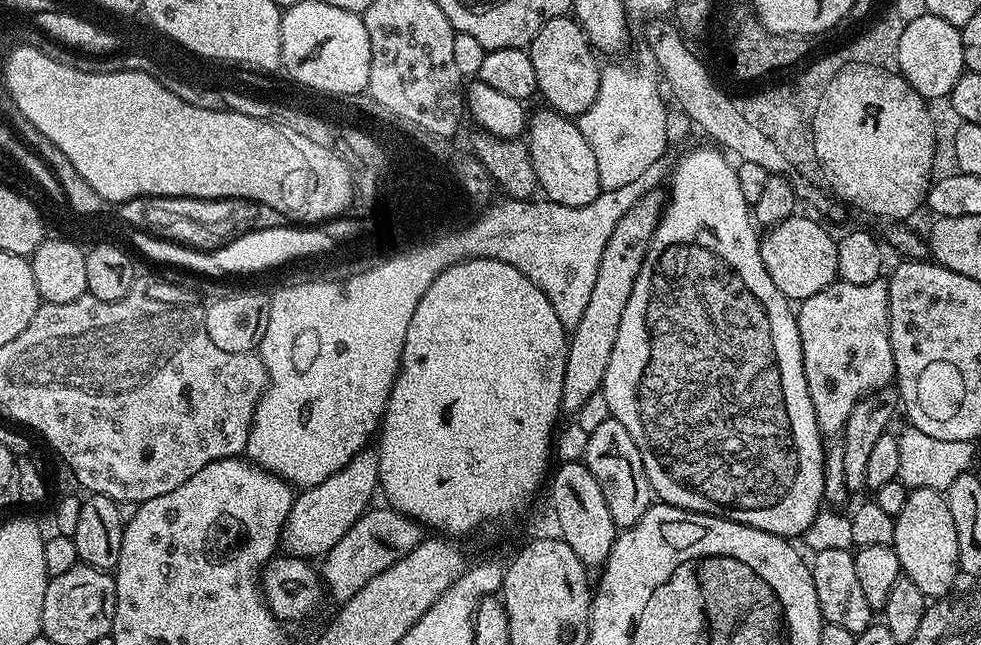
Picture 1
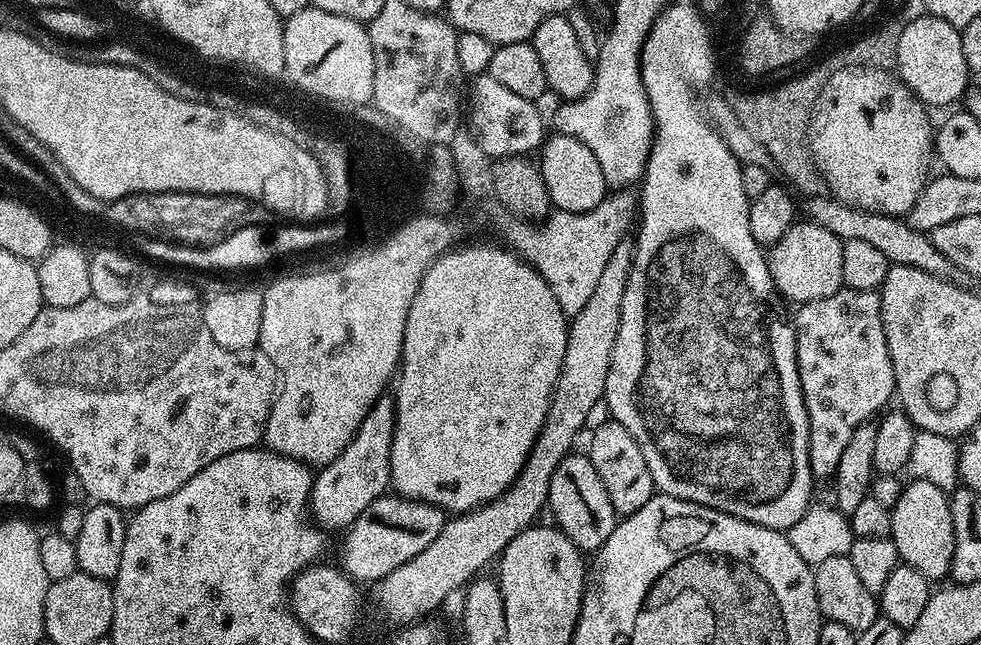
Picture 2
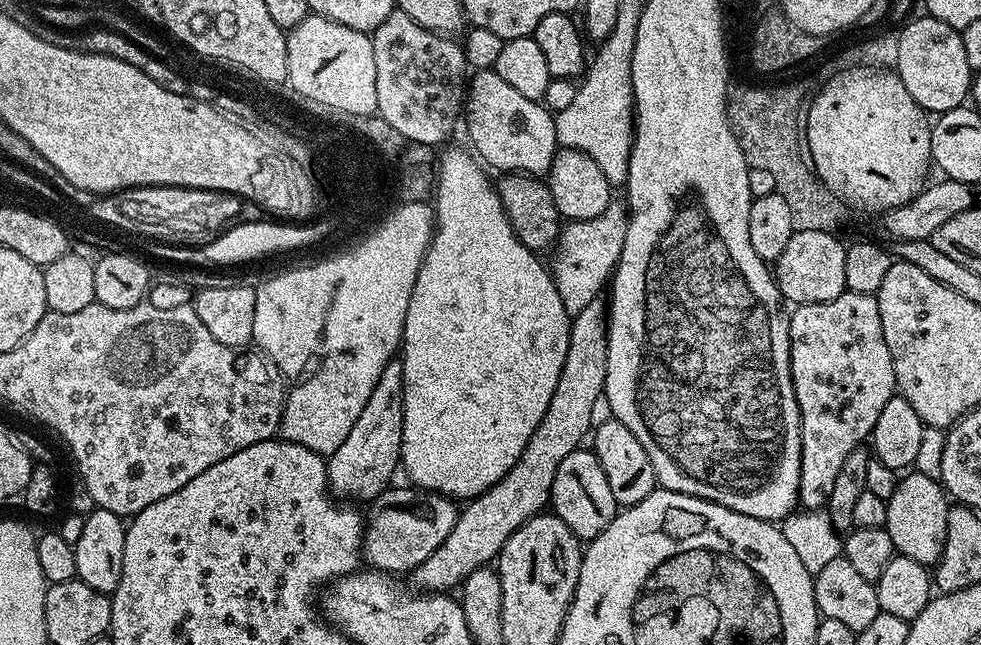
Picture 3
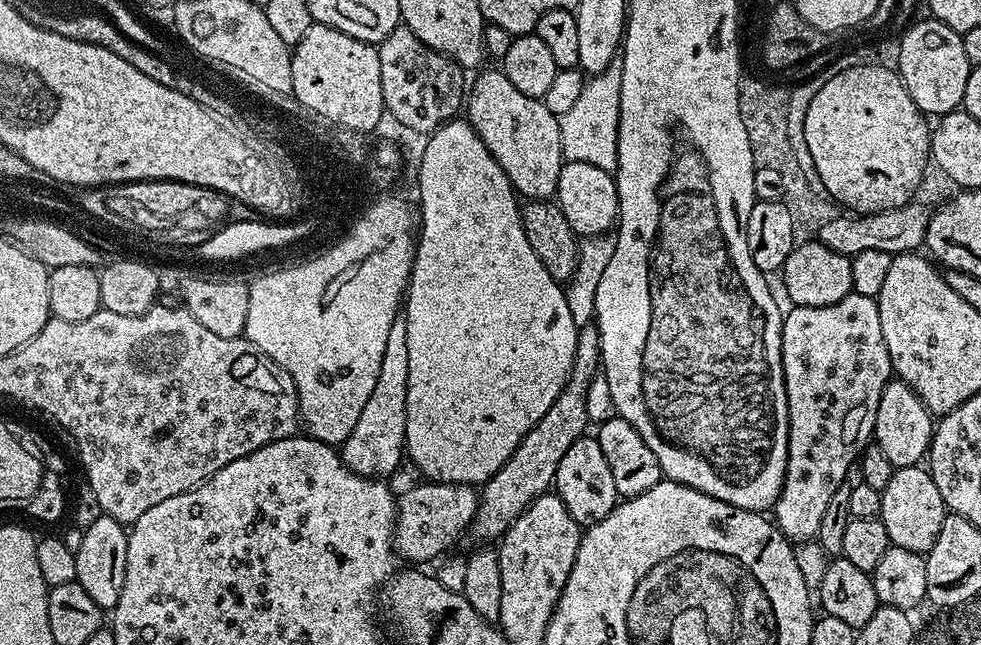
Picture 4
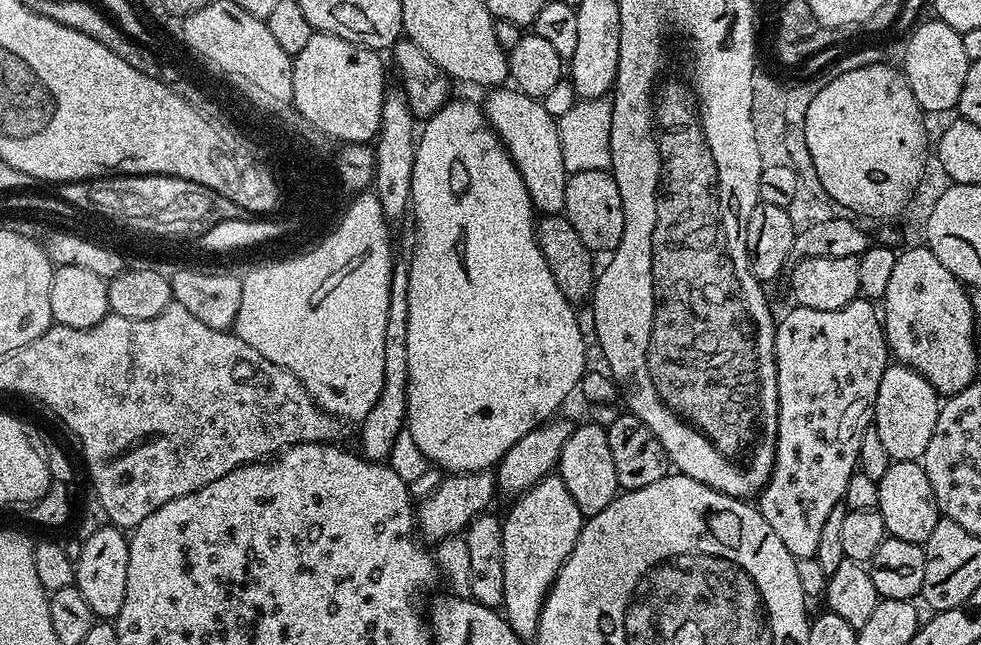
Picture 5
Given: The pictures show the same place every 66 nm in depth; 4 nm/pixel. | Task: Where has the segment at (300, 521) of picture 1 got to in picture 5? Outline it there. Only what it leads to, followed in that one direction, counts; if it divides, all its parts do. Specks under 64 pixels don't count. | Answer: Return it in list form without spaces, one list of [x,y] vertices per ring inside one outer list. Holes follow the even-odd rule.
[[[393,263],[390,278],[390,306],[386,310],[386,358],[384,359],[384,381],[382,394],[378,394],[378,402],[366,414],[359,425],[360,448],[365,460],[384,462],[389,459],[391,446],[395,436],[406,428],[408,418],[408,359],[406,358],[406,322],[410,318],[408,291],[410,290],[410,274],[408,264]]]

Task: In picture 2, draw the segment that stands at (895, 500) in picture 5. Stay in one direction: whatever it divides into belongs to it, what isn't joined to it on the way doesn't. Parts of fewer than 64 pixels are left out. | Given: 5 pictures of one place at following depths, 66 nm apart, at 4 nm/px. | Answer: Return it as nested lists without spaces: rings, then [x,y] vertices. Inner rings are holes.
[[[915,478],[904,485],[898,502],[890,511],[892,514],[891,539],[898,546],[901,561],[909,564],[918,574],[922,574],[929,582],[940,582],[952,570],[954,558],[954,522],[950,518],[948,505],[949,493],[945,489],[934,486],[934,482],[926,482]]]

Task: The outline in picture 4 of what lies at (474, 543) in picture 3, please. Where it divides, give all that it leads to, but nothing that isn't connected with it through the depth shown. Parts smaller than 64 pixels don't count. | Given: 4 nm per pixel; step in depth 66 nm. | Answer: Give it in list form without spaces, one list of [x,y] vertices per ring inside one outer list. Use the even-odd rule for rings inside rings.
[[[595,323],[581,327],[576,333],[576,349],[574,350],[574,366],[568,375],[566,386],[558,398],[554,398],[554,406],[542,414],[542,418],[522,438],[518,450],[510,454],[510,458],[479,489],[478,510],[472,522],[471,535],[476,535],[480,542],[496,542],[503,537],[509,526],[518,519],[531,504],[556,483],[558,462],[562,462],[562,454],[574,446],[578,437],[589,431],[588,391],[592,388],[592,379],[597,379],[601,371],[600,363],[600,335]]]

